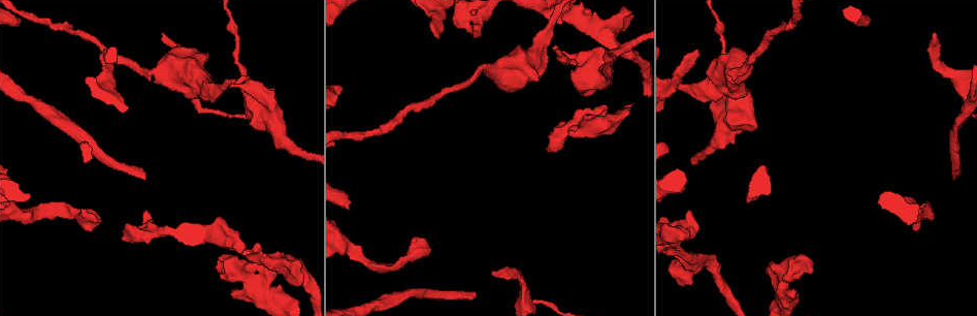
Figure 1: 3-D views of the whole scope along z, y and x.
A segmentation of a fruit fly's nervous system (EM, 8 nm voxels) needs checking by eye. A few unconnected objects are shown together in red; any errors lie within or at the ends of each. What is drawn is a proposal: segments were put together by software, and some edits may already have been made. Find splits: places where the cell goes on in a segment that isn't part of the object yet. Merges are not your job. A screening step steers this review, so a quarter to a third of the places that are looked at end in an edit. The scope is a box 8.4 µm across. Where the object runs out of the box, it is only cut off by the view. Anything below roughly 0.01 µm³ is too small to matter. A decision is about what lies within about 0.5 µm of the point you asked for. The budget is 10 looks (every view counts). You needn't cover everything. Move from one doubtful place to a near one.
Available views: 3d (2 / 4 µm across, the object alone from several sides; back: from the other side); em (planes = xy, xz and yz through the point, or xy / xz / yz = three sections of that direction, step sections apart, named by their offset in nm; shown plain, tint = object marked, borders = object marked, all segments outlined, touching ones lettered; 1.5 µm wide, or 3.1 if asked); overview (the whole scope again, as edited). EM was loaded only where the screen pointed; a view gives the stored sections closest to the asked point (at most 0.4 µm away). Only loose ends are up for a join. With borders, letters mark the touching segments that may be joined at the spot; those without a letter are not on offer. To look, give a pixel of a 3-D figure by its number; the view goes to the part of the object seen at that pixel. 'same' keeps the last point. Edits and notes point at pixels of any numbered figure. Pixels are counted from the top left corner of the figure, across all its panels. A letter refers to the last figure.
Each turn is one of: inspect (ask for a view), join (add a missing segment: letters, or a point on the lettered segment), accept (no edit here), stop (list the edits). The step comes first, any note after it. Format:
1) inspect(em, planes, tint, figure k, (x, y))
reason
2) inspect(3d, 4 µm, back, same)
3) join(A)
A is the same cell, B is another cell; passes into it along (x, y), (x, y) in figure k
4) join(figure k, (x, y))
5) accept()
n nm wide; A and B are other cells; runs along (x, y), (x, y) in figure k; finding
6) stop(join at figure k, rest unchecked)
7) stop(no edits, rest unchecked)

inspect(em, planes, borders, figure 1, (491, 274))
tapers out

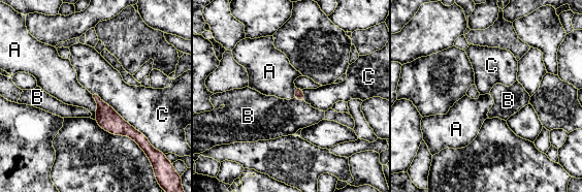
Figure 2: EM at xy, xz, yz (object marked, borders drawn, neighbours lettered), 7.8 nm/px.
join(B)
B is the same cell, A and C are other cells; passes into it along (298, 92), (299, 100), (272, 118) in figure 2; the cell continues

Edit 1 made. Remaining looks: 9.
inspect(overview)

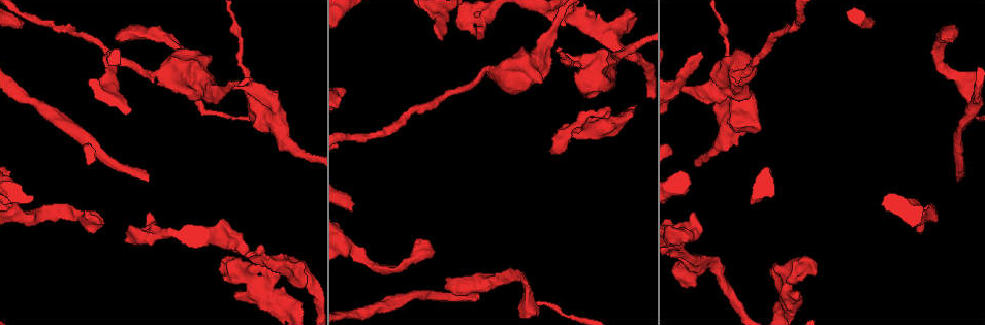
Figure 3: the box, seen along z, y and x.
inspect(3d, 2 µm, figure 3, (21, 26))
long arm stops here

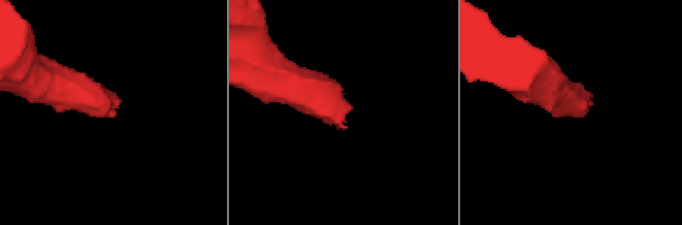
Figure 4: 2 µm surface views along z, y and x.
inspect(em, yz, step 8, borders, figure 4, (339, 127))

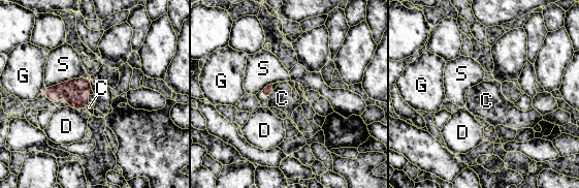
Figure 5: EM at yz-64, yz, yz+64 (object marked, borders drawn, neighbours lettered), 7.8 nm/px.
inspect(em, planes, borders, same)
another direction

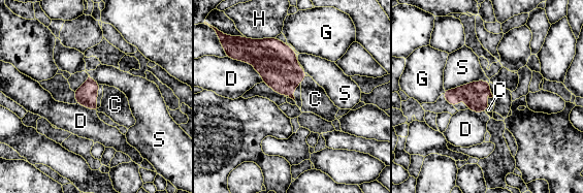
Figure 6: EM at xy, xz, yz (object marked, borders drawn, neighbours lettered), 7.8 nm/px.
join(C)
170 nm wide; C is the same cell, D, G, H and S are other cells; passes into it along (276, 62), (302, 79), (315, 99) in figure 6; the cell continues

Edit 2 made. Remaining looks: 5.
inspect(overview)
see it whole again

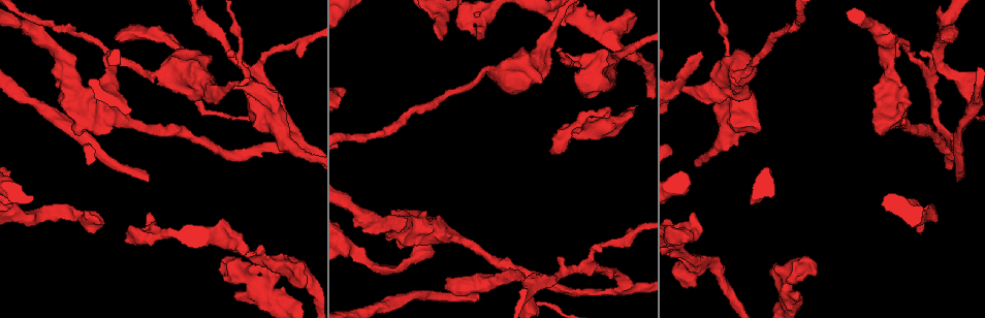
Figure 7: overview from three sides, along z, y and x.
inspect(em, xy, step 8, borders, figure 7, (699, 53))

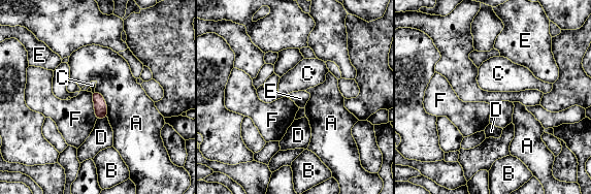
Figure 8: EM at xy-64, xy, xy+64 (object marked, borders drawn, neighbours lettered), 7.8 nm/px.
inspect(em, planes, borders, same)
another direction

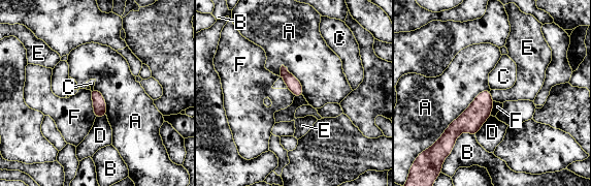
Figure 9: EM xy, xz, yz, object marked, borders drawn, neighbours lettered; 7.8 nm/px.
accept()
A touches over 650 nm; A, B, C, D, E and F are other cells; runs along (488, 92), (483, 103), (444, 143) in figure 9; none of them fits

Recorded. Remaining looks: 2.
stop(join at figure 2, join at figure 6, rest unchecked)

